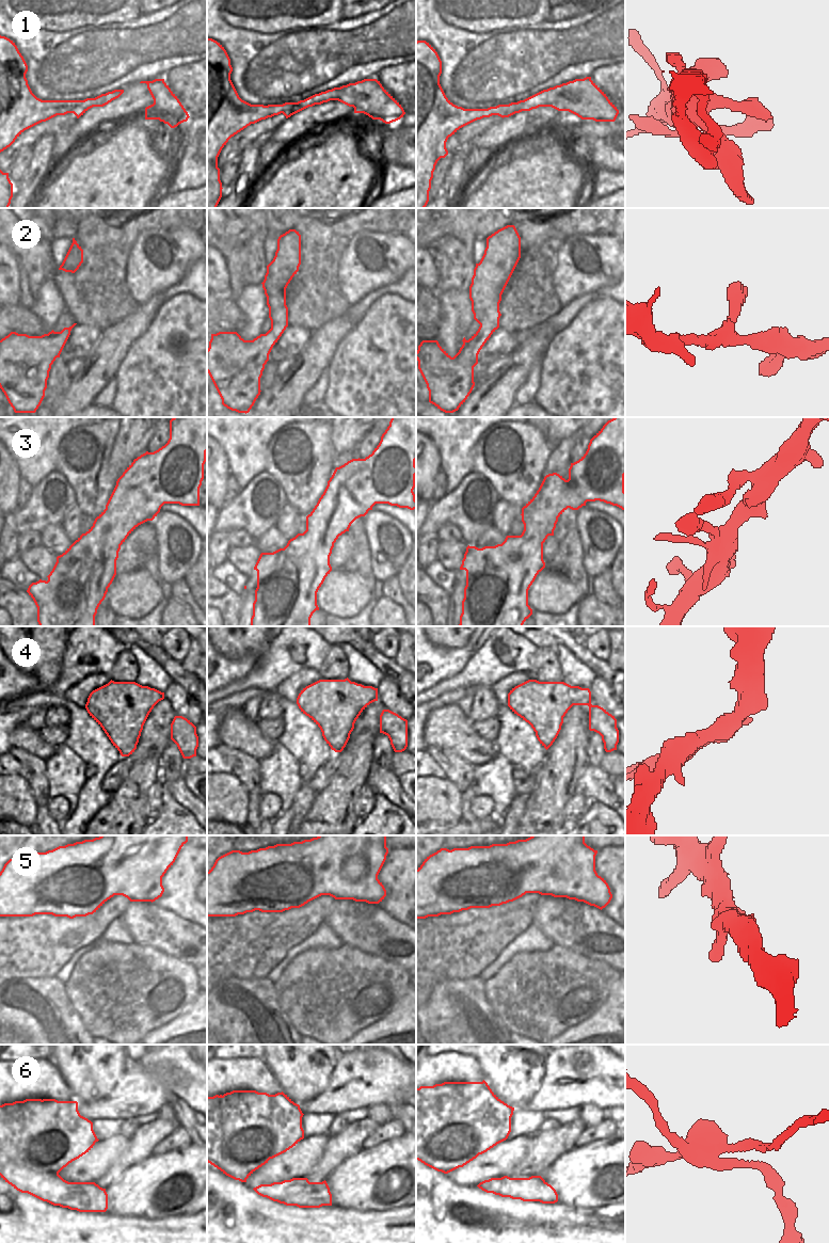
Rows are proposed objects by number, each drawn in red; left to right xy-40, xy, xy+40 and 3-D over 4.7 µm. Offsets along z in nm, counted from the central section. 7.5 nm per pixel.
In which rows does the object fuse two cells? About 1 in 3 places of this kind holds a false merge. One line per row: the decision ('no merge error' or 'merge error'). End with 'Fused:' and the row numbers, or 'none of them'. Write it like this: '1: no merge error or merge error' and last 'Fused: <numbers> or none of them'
1: no merge error
2: no merge error
3: no merge error
4: no merge error
5: no merge error
6: merge error
Fused: 6

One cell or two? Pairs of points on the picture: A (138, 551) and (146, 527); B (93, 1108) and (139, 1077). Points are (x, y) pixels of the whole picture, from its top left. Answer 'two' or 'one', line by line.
A: one
B: one

